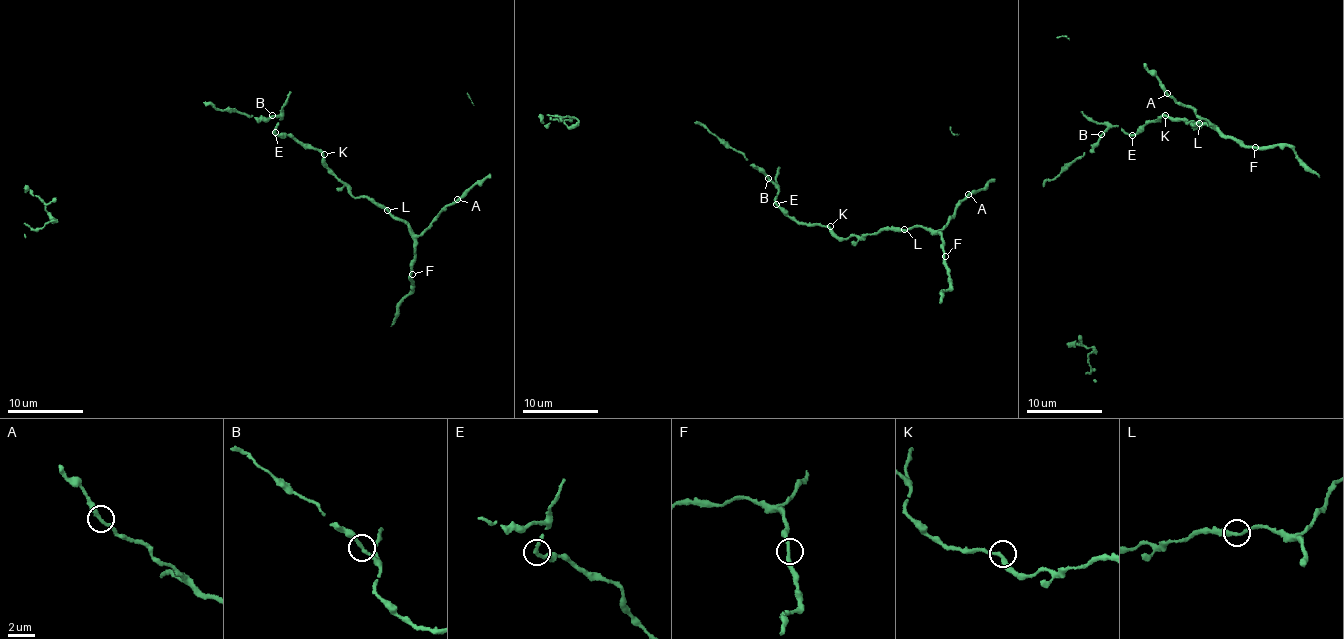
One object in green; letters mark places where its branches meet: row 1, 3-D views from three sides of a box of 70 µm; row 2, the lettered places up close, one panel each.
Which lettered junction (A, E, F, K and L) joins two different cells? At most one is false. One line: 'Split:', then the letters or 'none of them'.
Split: none of them

